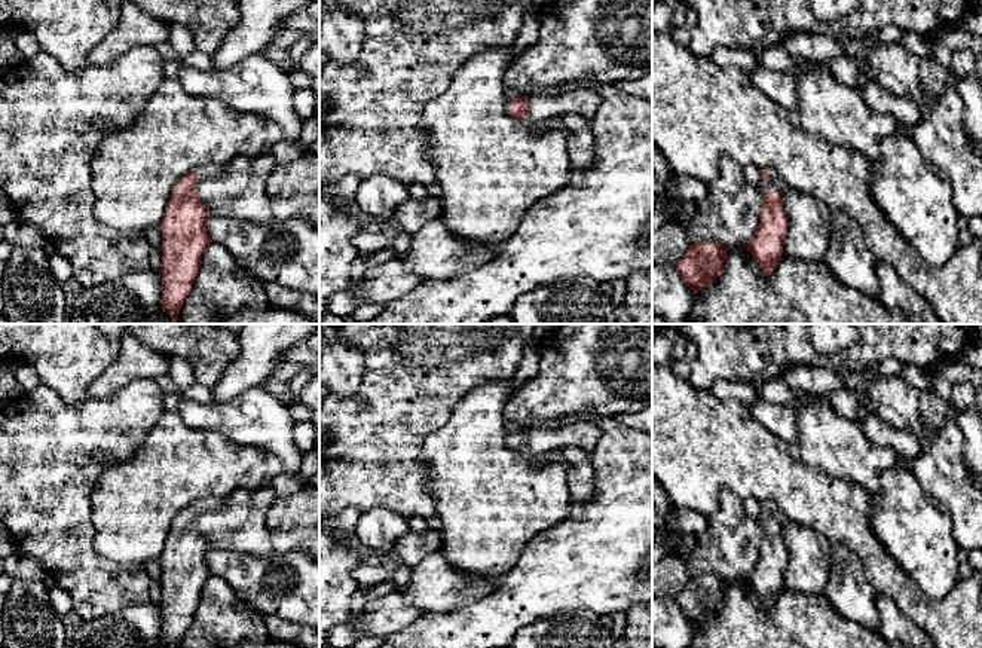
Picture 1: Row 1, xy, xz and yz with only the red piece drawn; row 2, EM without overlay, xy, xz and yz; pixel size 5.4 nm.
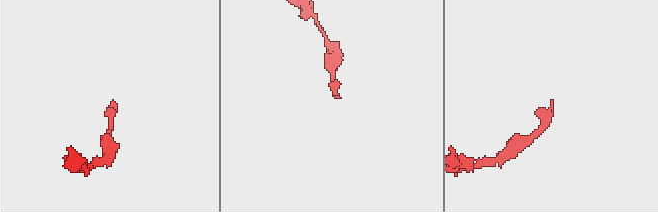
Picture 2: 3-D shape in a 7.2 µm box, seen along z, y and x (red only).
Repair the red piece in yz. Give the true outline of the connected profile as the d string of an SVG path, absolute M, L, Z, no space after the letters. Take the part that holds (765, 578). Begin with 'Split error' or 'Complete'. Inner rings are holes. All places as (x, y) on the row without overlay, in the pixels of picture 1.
Split error. M774 502L761 504L761 511L758 522L764 532L759 542L759 559L743 580L752 587L761 603L771 608L783 589L789 557L781 534L786 517Z

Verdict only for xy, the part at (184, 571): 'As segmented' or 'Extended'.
Extended

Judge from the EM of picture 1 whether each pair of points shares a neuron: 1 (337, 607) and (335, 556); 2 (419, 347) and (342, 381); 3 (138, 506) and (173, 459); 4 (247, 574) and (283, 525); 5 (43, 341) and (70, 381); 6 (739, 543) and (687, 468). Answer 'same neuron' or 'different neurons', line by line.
1: same neuron
2: different neurons
3: same neuron
4: different neurons
5: same neuron
6: different neurons

